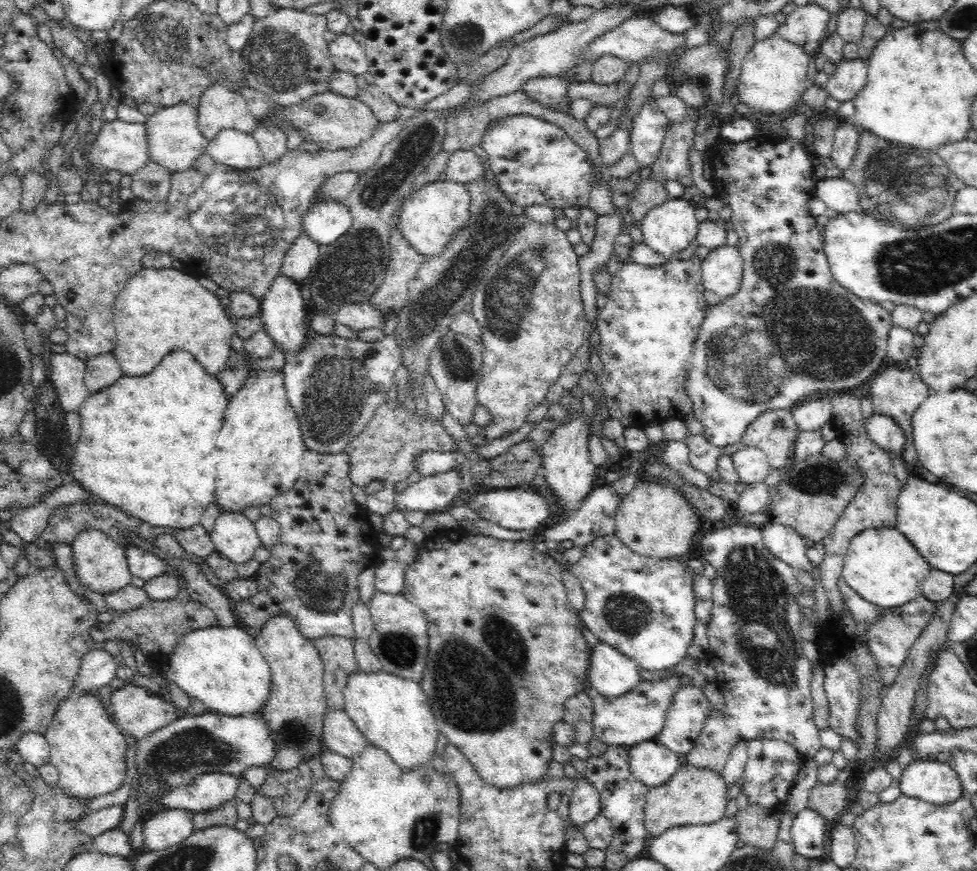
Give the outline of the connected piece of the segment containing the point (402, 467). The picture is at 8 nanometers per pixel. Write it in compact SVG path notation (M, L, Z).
M384 402L374 412L374 418L368 422L368 426L348 442L344 452L350 455L351 474L350 479L358 487L365 487L372 480L380 480L386 486L393 487L403 482L415 471L416 457L422 451L449 451L456 446L455 441L441 426L440 421L432 418L422 422L417 417L411 417L407 410L404 412L398 407L397 402Z

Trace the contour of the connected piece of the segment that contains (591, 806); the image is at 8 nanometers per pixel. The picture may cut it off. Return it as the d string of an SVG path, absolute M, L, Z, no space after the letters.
M578 779L569 804L570 821L579 827L601 812L600 797L588 779Z

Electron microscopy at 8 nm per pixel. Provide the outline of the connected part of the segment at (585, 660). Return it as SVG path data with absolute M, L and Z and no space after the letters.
M460 526L454 529L438 528L418 546L415 560L405 565L404 582L399 592L412 605L419 607L427 619L427 661L419 687L428 697L439 734L445 736L447 743L452 744L466 757L466 760L472 764L473 769L485 783L494 785L500 790L515 788L522 783L535 782L536 779L539 781L547 776L546 768L550 760L553 760L551 752L555 743L551 730L554 723L563 717L564 701L588 687L587 674L591 660L591 649L582 637L581 627L578 625L578 613L574 611L568 600L566 586L562 579L563 570L555 560L550 560L544 553L538 551L536 544L539 542L542 542L540 532L532 536L530 540L513 542L470 534Z

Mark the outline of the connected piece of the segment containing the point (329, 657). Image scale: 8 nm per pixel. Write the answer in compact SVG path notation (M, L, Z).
M323 636L311 641L323 664L323 691L328 710L344 711L344 688L349 676L359 672L353 655L354 642L342 636Z

